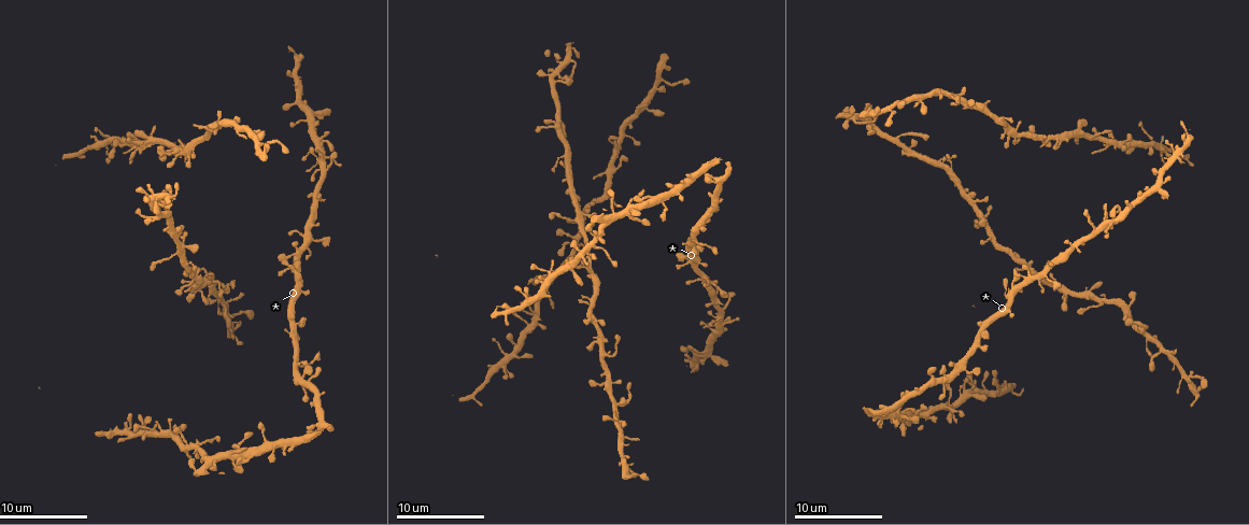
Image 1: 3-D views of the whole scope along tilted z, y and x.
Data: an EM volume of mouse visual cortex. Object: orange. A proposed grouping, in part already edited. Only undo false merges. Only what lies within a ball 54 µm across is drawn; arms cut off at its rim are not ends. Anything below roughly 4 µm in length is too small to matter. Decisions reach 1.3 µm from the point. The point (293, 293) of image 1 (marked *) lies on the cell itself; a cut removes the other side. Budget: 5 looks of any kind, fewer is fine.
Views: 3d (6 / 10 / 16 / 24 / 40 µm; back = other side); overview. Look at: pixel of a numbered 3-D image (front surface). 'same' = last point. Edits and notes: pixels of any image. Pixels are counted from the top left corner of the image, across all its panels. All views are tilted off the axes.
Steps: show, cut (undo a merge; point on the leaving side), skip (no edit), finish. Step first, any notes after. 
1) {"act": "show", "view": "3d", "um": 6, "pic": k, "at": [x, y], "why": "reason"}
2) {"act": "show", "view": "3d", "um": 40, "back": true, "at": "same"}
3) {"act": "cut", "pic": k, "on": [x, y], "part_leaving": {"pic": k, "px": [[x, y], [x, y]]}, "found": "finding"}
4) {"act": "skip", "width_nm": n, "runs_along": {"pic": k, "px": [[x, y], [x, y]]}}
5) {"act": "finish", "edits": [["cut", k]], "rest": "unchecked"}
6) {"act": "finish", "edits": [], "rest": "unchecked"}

{"act": "show", "view": "3d", "um": 10, "pic": 1, "at": [986, 197]}

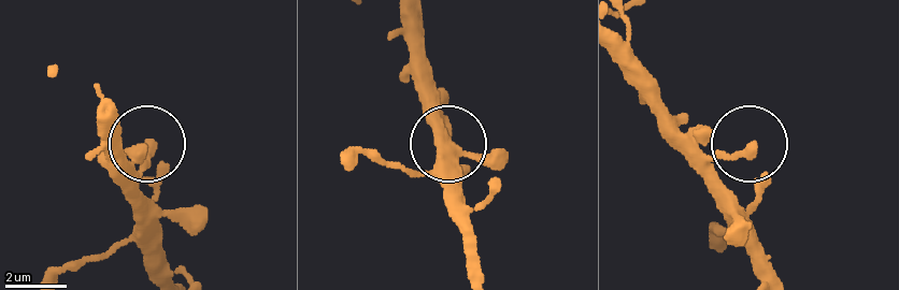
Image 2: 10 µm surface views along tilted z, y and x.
{"act": "skip", "side_arm_um": 23, "found": "continuous, no second cell"}

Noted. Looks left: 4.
{"act": "show", "view": "3d", "um": 6, "pic": 1, "at": [173, 148], "why": "small branch off a trunk"}

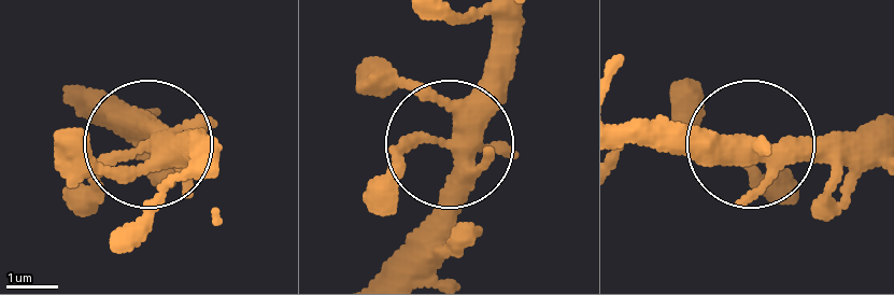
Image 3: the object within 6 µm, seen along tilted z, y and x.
{"act": "skip", "width_nm": 360, "found": "continuous, no second cell"}

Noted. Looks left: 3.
{"act": "show", "view": "3d", "um": 16, "pic": 1, "at": [319, 147], "why": "four or more arms meet"}

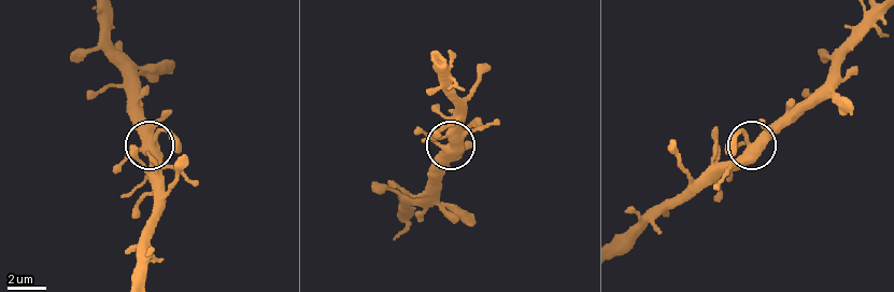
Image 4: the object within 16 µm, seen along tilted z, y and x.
{"act": "show", "view": "3d", "um": 16, "back": true, "pic": 4, "at": [750, 142], "why": "other side"}

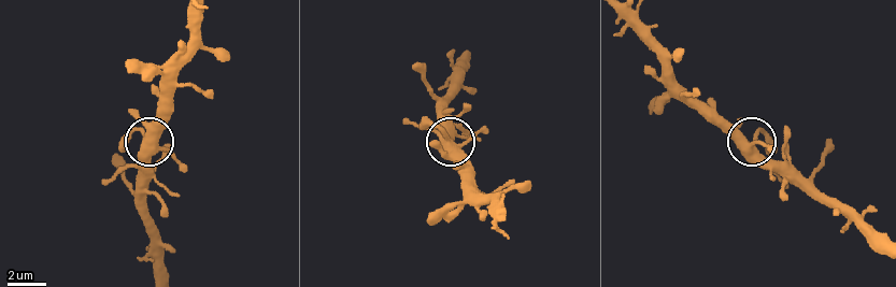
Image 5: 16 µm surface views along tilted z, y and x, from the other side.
{"act": "skip", "found": "continuous, no second cell"}

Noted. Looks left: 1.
{"act": "finish", "edits": [], "rest": "unchecked"}

